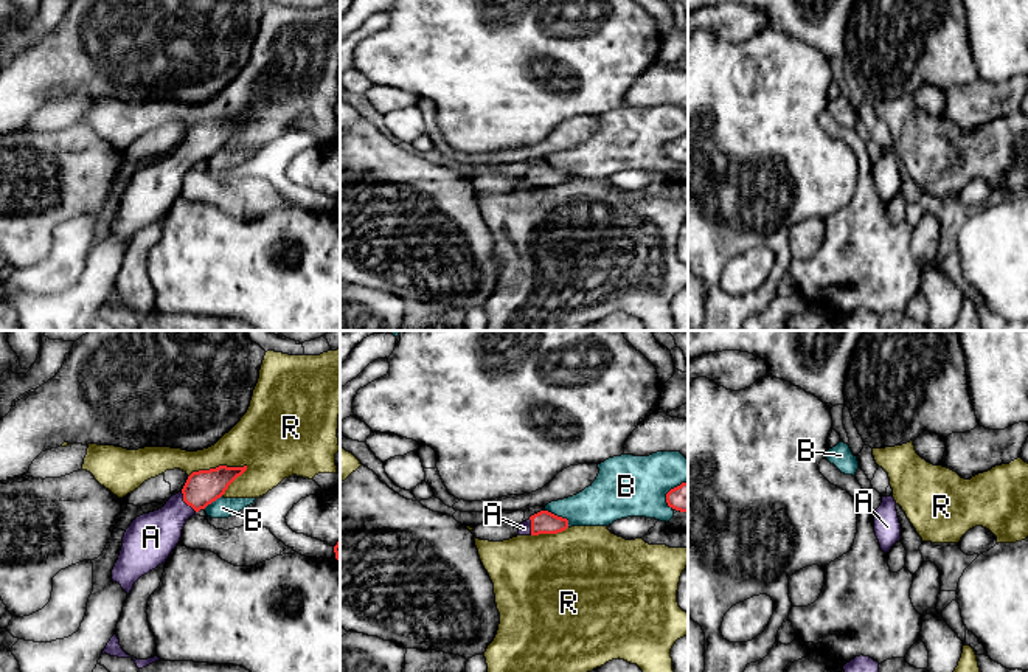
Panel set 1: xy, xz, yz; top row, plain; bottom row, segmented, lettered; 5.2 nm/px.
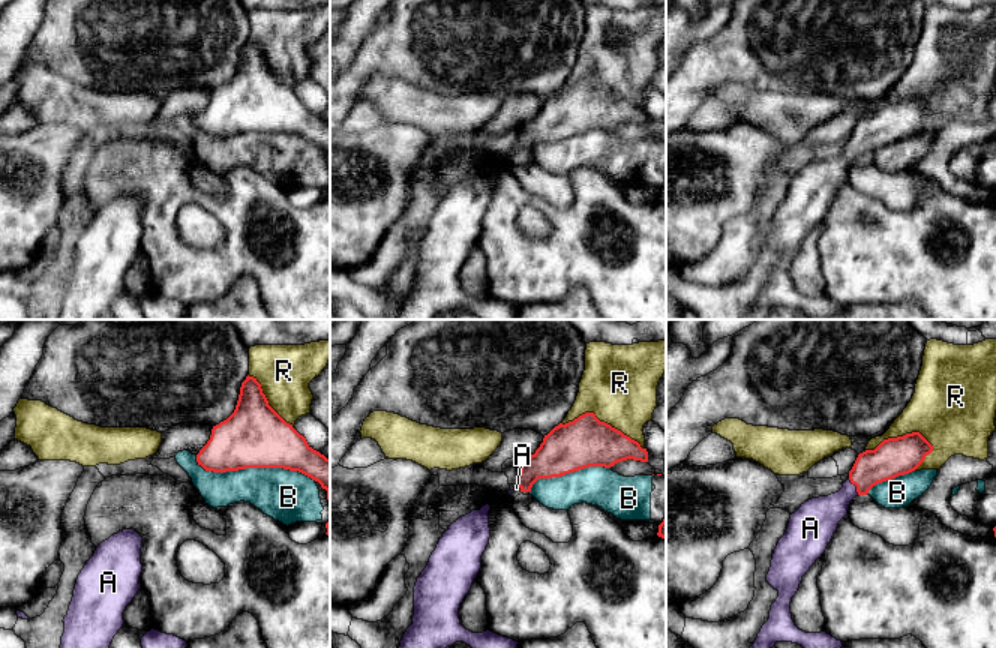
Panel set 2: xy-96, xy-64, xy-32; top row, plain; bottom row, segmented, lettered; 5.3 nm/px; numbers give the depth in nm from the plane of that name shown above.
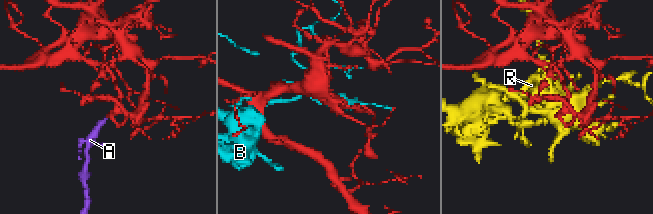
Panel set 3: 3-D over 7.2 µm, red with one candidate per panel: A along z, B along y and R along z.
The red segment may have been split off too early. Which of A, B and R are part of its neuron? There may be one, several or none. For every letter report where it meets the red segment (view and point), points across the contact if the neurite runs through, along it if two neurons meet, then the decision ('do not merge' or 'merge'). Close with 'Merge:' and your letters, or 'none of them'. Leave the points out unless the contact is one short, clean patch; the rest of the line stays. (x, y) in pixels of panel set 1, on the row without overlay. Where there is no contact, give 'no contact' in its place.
A: xy (187, 155) | across xy (202, 140), (187, 155), (152, 188) | merge
B: xz (559, 169) | do not merge
R: xy (219, 118) | do not merge
Merge: A

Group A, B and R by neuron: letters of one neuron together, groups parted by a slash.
A / B / R

